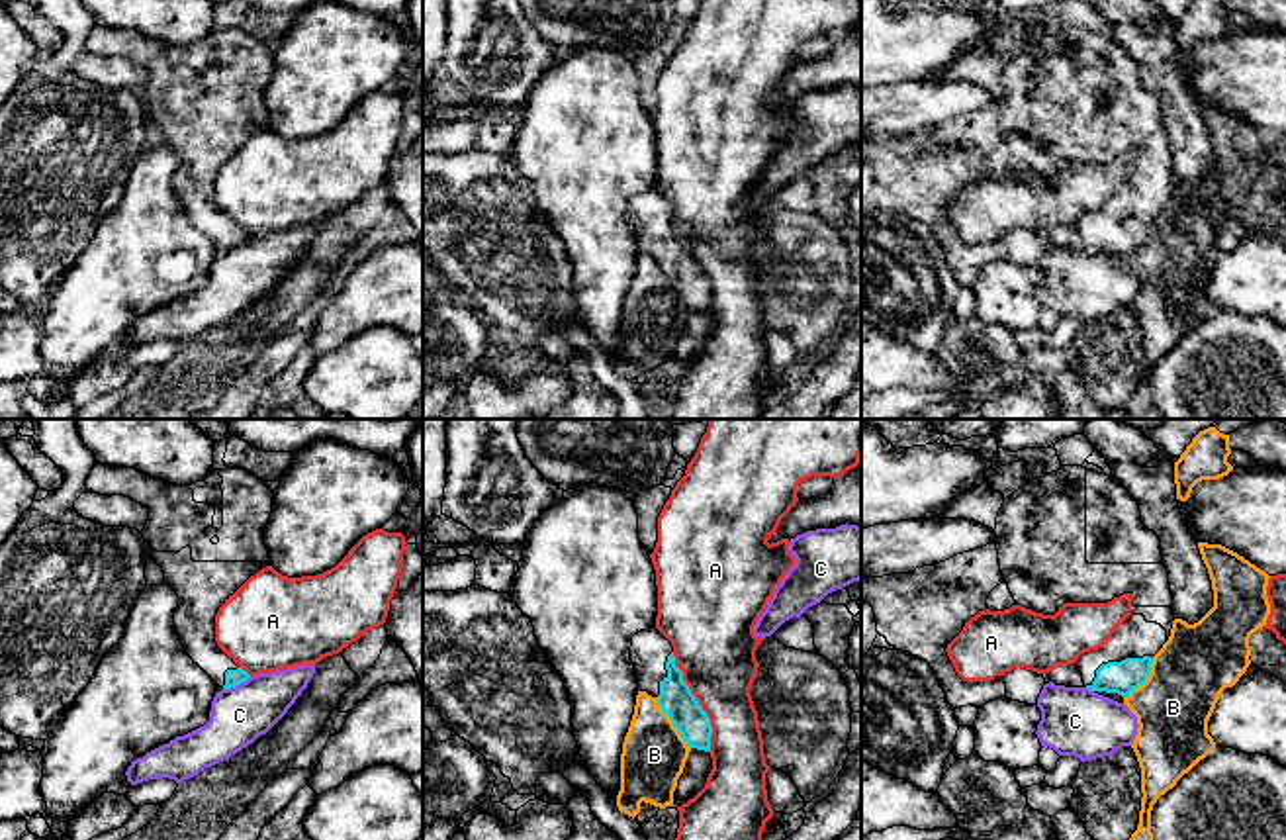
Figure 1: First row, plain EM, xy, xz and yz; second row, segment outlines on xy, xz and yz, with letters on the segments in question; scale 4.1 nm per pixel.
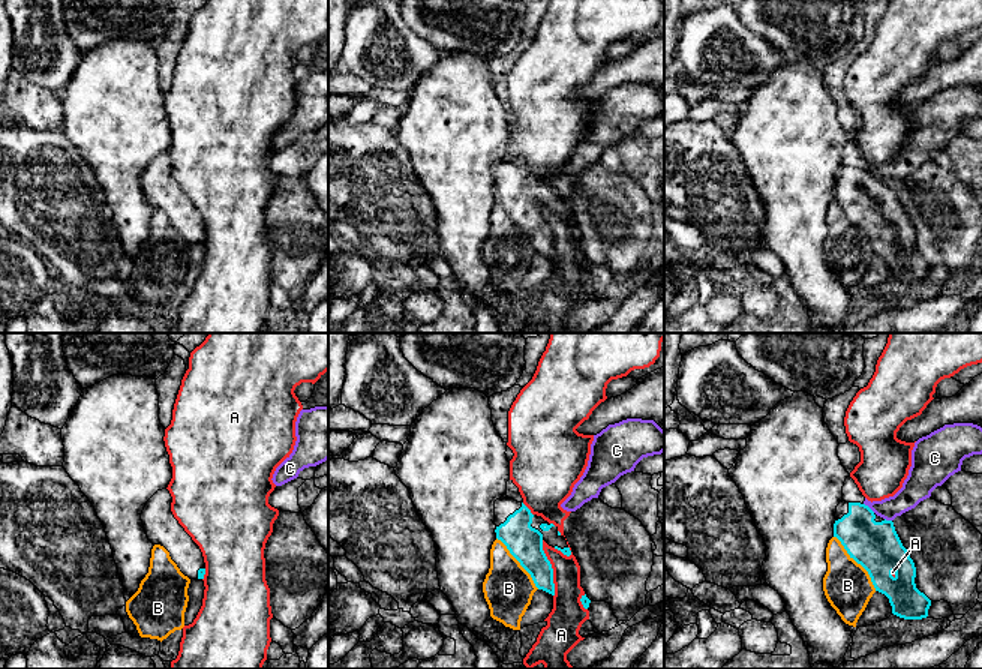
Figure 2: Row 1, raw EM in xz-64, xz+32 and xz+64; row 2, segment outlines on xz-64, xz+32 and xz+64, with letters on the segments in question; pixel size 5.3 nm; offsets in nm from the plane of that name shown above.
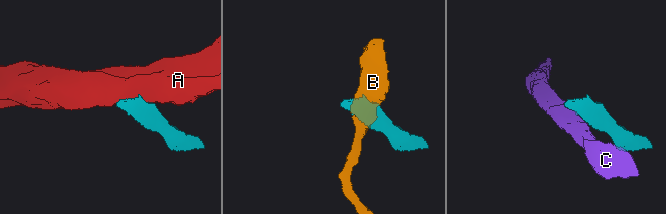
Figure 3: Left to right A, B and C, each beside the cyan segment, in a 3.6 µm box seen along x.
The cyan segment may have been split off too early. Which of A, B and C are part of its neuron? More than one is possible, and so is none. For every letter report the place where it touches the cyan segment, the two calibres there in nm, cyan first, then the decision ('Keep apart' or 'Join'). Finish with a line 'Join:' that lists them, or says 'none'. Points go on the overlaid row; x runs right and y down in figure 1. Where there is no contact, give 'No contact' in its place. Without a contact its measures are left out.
A: Touches cyan at xz (697, 701). Thickness 140 nm (cyan) against 340 nm. Keep apart
B: Touches cyan at xz (672, 721). Thickness 140 nm (cyan) against 260 nm. Keep apart
C: Touches cyan at xy (237, 684). Thickness 70 nm (cyan) against 240 nm. Keep apart
Join: none

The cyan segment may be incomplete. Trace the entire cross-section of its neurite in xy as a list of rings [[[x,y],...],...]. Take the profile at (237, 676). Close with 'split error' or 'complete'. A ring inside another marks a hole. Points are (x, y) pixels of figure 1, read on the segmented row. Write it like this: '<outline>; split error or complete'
[[[98,462],[86,491],[123,495],[149,509],[141,535],[180,599],[174,629],[186,654],[223,689],[247,681],[251,676],[215,642],[215,615],[270,562],[264,527],[274,493],[264,482],[245,468],[225,468],[192,486],[176,486]]]; split error

